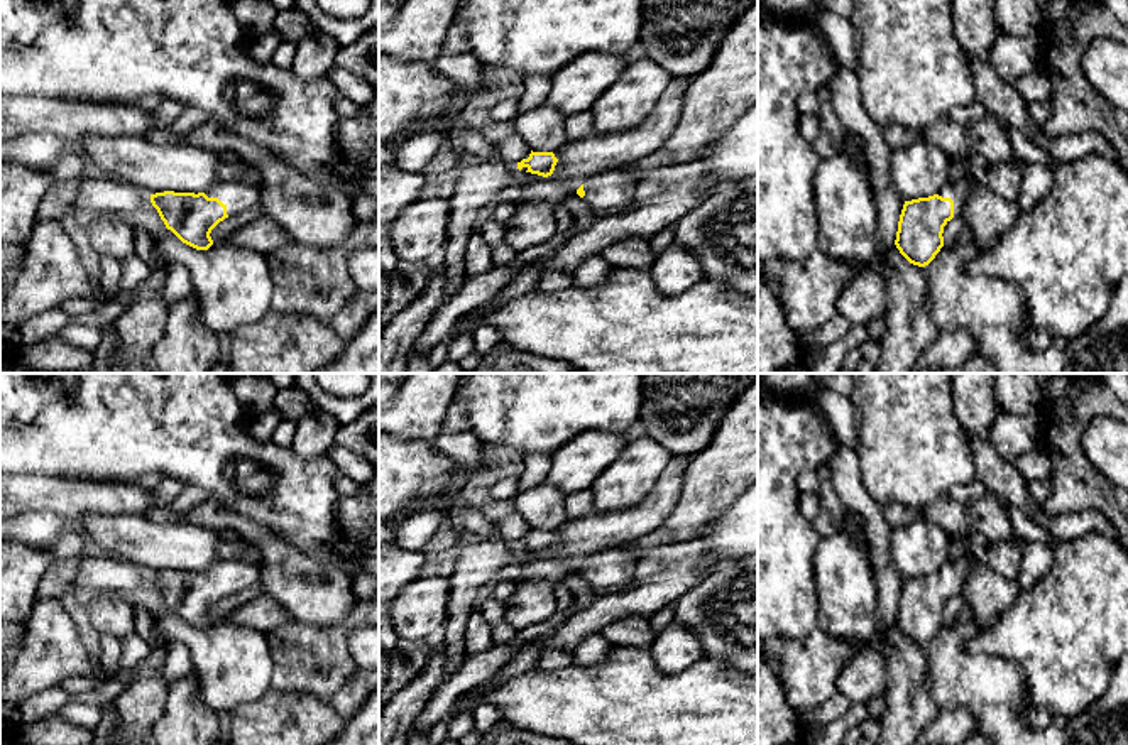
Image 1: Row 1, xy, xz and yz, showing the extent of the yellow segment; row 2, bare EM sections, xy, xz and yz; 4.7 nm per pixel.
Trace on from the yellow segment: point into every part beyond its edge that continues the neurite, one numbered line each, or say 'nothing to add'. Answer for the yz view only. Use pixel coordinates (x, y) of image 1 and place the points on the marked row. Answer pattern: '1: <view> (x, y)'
1: yz (958, 191)

